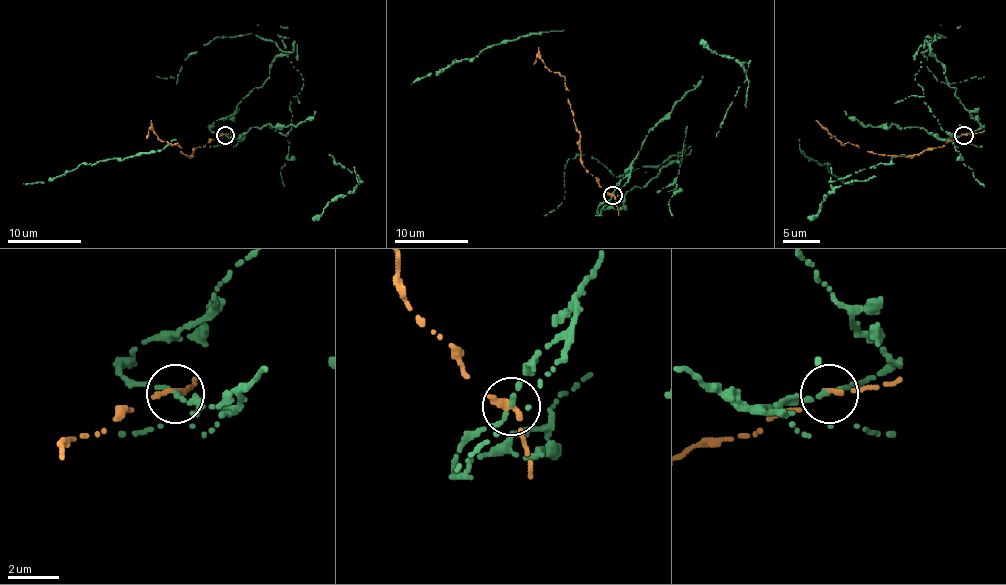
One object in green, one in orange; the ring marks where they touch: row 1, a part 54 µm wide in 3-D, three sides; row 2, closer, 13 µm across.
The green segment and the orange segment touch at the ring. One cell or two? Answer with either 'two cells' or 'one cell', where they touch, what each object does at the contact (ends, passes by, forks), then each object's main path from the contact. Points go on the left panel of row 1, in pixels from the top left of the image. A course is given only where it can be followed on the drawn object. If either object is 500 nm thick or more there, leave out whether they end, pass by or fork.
two cells | (225, 135) | green ends | orange ends | green via (226, 135), (211, 126), (295, 42), (284, 53), (251, 33), (216, 36), (176, 82), (156, 77) | orange via (226, 134), (196, 148), (193, 156), (185, 156), (180, 152), (178, 143), (161, 141), (152, 130), (150, 121)

